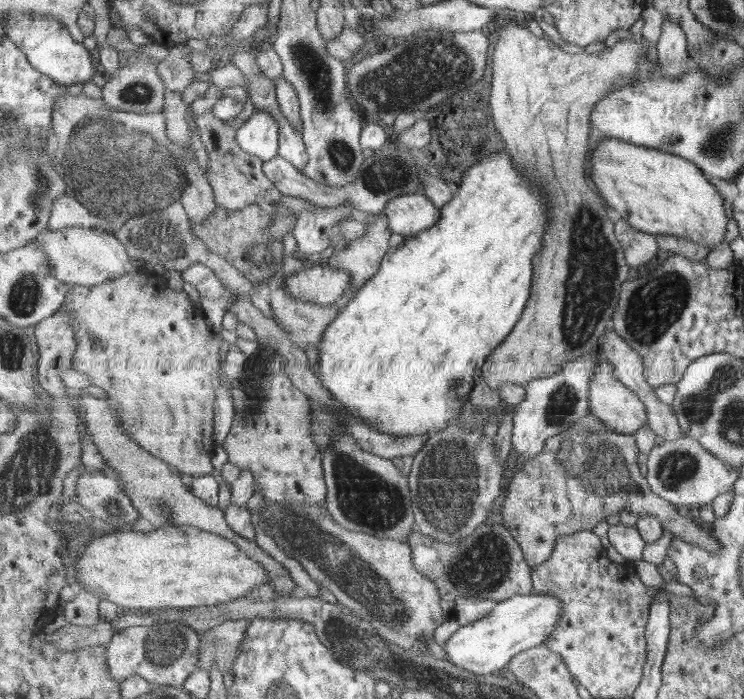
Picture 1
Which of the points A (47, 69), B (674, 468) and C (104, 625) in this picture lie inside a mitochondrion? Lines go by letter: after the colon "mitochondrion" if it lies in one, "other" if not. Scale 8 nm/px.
A: other
B: mitochondrion
C: other

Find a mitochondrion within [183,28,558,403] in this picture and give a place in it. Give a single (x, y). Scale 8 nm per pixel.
(433, 65)

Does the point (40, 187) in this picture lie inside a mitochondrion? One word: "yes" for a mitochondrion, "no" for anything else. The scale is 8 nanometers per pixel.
yes

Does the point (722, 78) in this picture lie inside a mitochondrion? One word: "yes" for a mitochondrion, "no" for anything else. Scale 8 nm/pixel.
no

